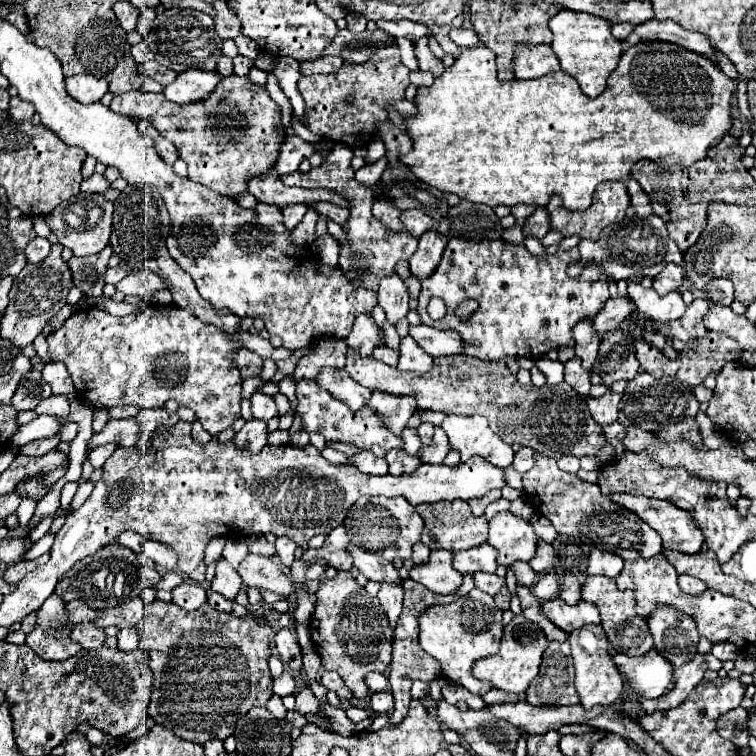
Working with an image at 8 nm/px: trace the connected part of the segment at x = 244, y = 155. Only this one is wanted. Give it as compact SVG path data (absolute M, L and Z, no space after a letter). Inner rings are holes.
M248 75L222 77L206 99L186 105L170 103L162 93L128 91L116 95L110 109L130 119L152 121L160 135L170 139L180 157L188 163L188 179L226 197L248 193L248 181L274 167L286 137L280 121L280 107L270 99L268 91L252 83Z

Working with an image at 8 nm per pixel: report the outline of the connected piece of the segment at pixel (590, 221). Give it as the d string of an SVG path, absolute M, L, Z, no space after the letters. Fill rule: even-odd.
M602 183L598 187L598 191L594 193L592 205L584 211L568 211L562 205L558 205L558 197L550 199L550 203L546 205L546 211L550 215L550 229L552 231L560 231L564 237L570 235L578 235L580 239L598 239L600 231L616 221L622 221L626 215L626 209L630 205L630 195L626 191L624 183Z

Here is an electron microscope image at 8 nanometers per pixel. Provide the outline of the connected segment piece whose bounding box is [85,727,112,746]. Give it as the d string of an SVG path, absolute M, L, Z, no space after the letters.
M91 727L88 732L85 734L88 741L97 746L105 744L112 737L94 727Z

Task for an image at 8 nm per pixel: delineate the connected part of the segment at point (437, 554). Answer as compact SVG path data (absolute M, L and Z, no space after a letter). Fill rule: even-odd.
M432 551L430 561L426 565L416 565L410 569L410 579L422 583L426 589L434 593L454 593L462 585L462 573L452 567L450 551Z

